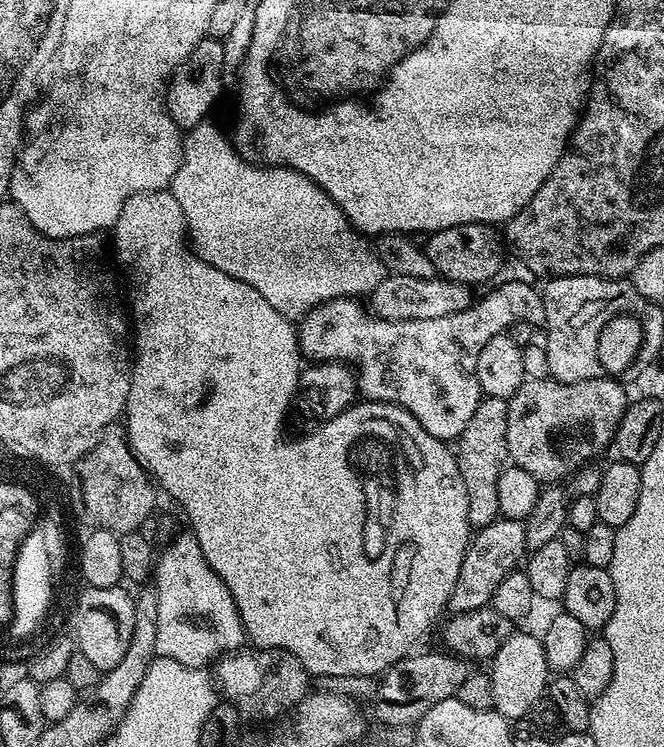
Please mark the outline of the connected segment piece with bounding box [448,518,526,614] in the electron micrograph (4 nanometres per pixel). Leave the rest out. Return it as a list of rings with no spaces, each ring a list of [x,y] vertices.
[[[497,518],[494,523],[479,529],[471,537],[466,554],[462,558],[462,570],[458,574],[458,582],[454,582],[454,590],[448,599],[448,608],[453,613],[474,612],[479,608],[489,607],[494,590],[498,590],[498,582],[510,573],[517,571],[516,564],[525,555],[526,528],[521,521]]]

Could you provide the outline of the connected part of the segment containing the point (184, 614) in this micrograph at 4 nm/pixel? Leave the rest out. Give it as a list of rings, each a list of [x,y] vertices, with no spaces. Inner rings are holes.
[[[225,585],[221,588],[154,588],[154,591],[158,598],[156,656],[165,656],[191,668],[203,668],[245,643],[244,624]]]

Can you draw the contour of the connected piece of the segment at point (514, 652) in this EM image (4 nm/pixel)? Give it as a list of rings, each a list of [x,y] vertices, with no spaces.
[[[513,631],[512,636],[502,642],[502,650],[498,650],[498,654],[492,657],[490,675],[494,686],[492,708],[509,722],[517,722],[523,716],[525,719],[531,713],[534,702],[545,695],[550,683],[543,639],[539,635],[531,636],[528,632]]]

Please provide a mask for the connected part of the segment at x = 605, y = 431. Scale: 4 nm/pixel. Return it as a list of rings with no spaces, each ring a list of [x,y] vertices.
[[[597,378],[569,384],[543,379],[525,379],[508,401],[506,442],[509,461],[547,486],[574,477],[585,464],[598,458],[595,456],[613,447],[629,401],[619,379]]]

